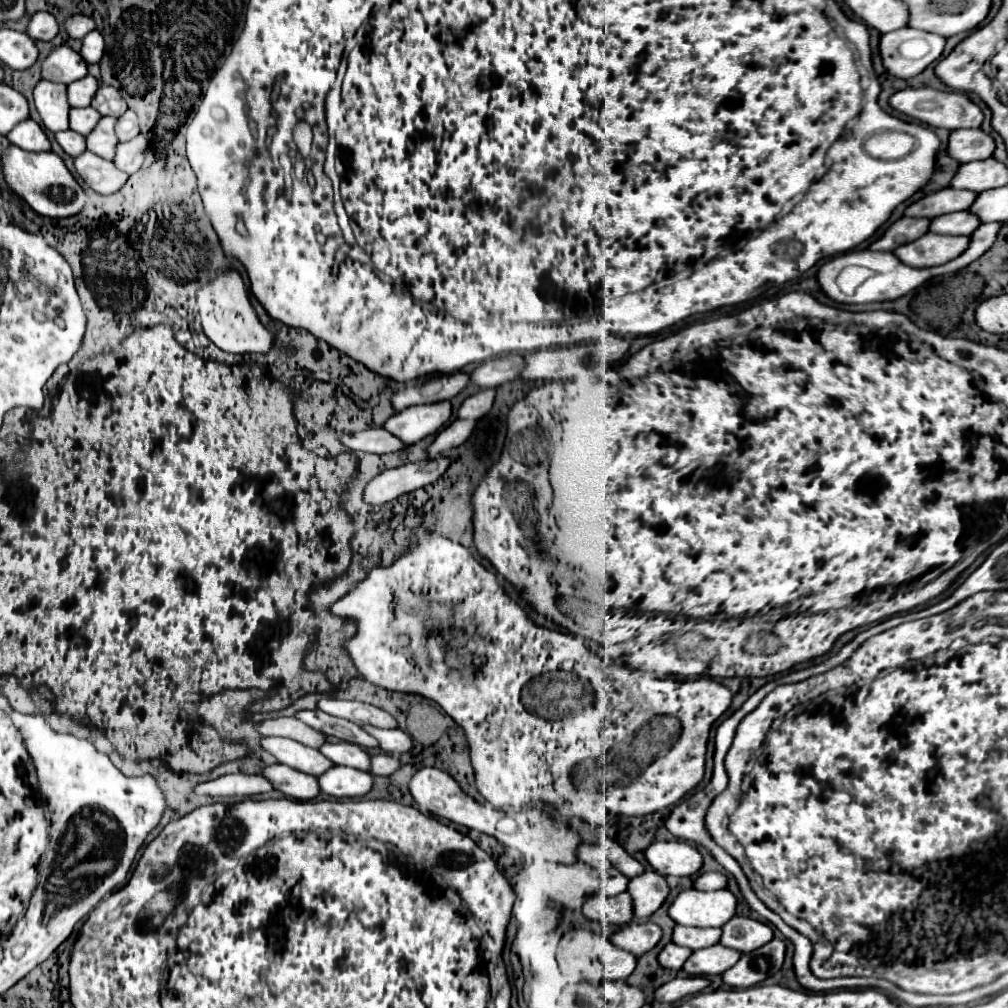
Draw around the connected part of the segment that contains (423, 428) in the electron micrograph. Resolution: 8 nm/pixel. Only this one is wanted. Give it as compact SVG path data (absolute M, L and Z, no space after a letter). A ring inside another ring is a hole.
M441 401L433 405L415 405L407 407L401 413L389 417L383 425L391 435L405 441L403 445L413 445L427 435L439 431L439 427L451 417L451 403Z

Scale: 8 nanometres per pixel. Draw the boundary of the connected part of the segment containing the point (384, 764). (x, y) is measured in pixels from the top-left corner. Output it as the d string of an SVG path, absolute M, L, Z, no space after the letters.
M371 755L371 775L391 775L399 767L399 759L393 755Z

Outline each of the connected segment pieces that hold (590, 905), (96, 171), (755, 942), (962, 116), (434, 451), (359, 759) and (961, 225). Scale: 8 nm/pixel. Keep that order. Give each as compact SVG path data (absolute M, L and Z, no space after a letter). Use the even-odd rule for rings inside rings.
M621 893L621 901L617 901L617 897L603 897L603 895L589 897L583 905L583 915L587 919L613 923L613 925L629 923L633 919L631 897L629 893Z
M83 151L79 157L73 159L73 163L83 183L101 195L111 195L119 191L129 177L127 173L119 171L111 161L105 161L91 151Z
M737 915L731 921L727 921L727 925L723 925L721 931L723 933L719 943L739 953L749 953L753 949L759 949L761 945L773 939L773 931L769 925L749 917L737 917Z
M921 87L921 89L901 89L897 93L893 93L889 97L889 105L899 111L905 113L907 117L913 117L921 123L927 123L931 127L943 127L943 129L971 129L971 127L979 127L983 121L983 113L981 109L965 95L965 93L957 93L957 91L937 91L937 89L929 89L929 87Z
M467 419L453 421L449 427L439 431L435 441L427 447L429 457L437 457L449 449L459 447L463 441L467 441L467 437L473 433L473 429L475 429L475 421L467 421Z
M325 743L319 747L319 751L329 759L333 761L335 765L347 765L347 767L355 767L355 769L365 769L369 771L369 755L359 749L357 745L351 745L351 743Z
M967 211L947 213L931 219L929 231L943 235L971 235L979 227L979 219Z

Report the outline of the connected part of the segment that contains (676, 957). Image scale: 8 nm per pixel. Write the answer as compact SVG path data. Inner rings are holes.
M667 943L667 945L663 947L663 951L659 953L659 965L663 965L665 969L679 971L681 965L687 961L689 955L691 955L691 949L679 947L679 945L675 945L675 943Z

